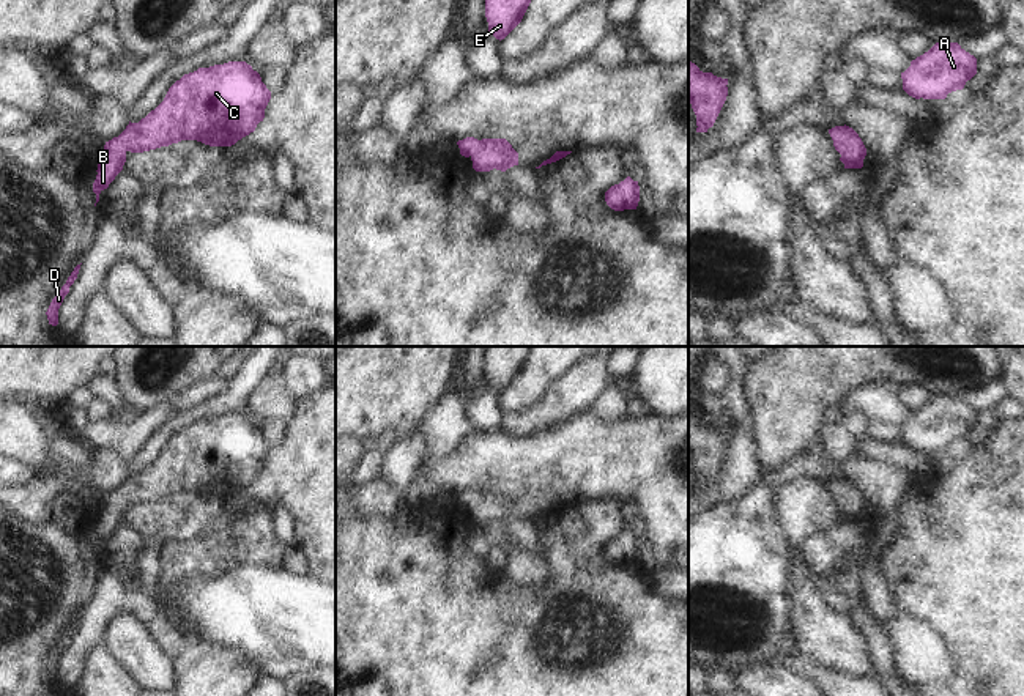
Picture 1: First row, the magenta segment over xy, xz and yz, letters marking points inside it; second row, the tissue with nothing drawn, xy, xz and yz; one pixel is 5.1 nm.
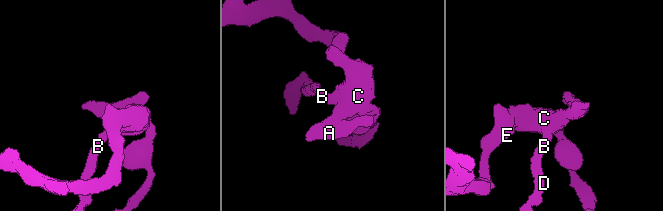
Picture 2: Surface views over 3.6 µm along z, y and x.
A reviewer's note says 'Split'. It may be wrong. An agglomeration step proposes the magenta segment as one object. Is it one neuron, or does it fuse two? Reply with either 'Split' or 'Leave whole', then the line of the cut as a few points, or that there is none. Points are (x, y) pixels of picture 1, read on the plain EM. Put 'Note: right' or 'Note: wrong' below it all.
Leave whole. No split.
Note: wrong

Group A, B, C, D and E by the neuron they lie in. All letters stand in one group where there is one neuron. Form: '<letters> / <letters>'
A B C D E

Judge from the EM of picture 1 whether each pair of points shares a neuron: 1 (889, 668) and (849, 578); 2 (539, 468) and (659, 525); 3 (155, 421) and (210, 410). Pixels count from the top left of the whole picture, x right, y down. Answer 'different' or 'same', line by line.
1: same
2: same
3: different

